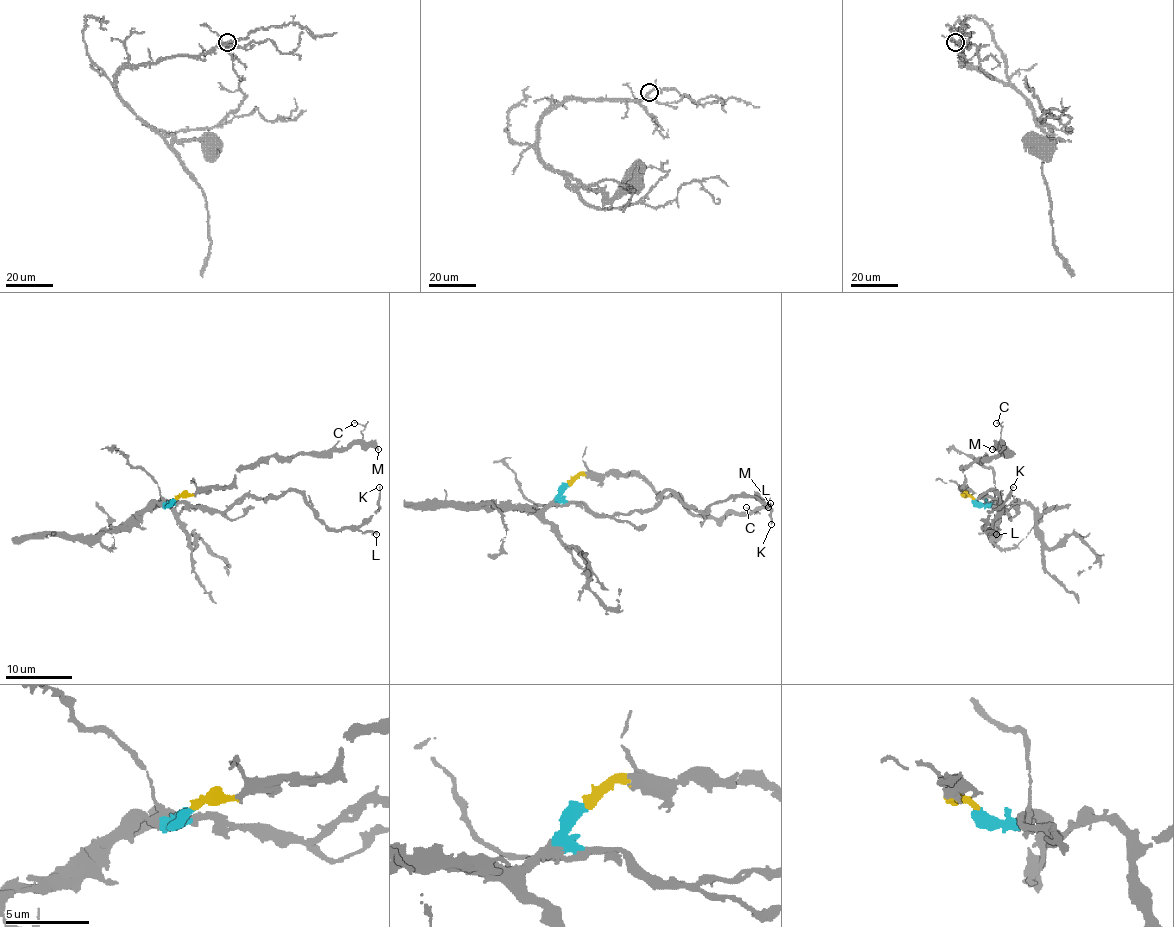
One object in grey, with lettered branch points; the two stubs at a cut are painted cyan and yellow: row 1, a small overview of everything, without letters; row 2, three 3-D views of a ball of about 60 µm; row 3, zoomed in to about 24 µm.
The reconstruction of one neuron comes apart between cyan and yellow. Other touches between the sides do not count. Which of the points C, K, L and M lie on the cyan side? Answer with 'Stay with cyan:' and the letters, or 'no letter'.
Stay with cyan: K, L

